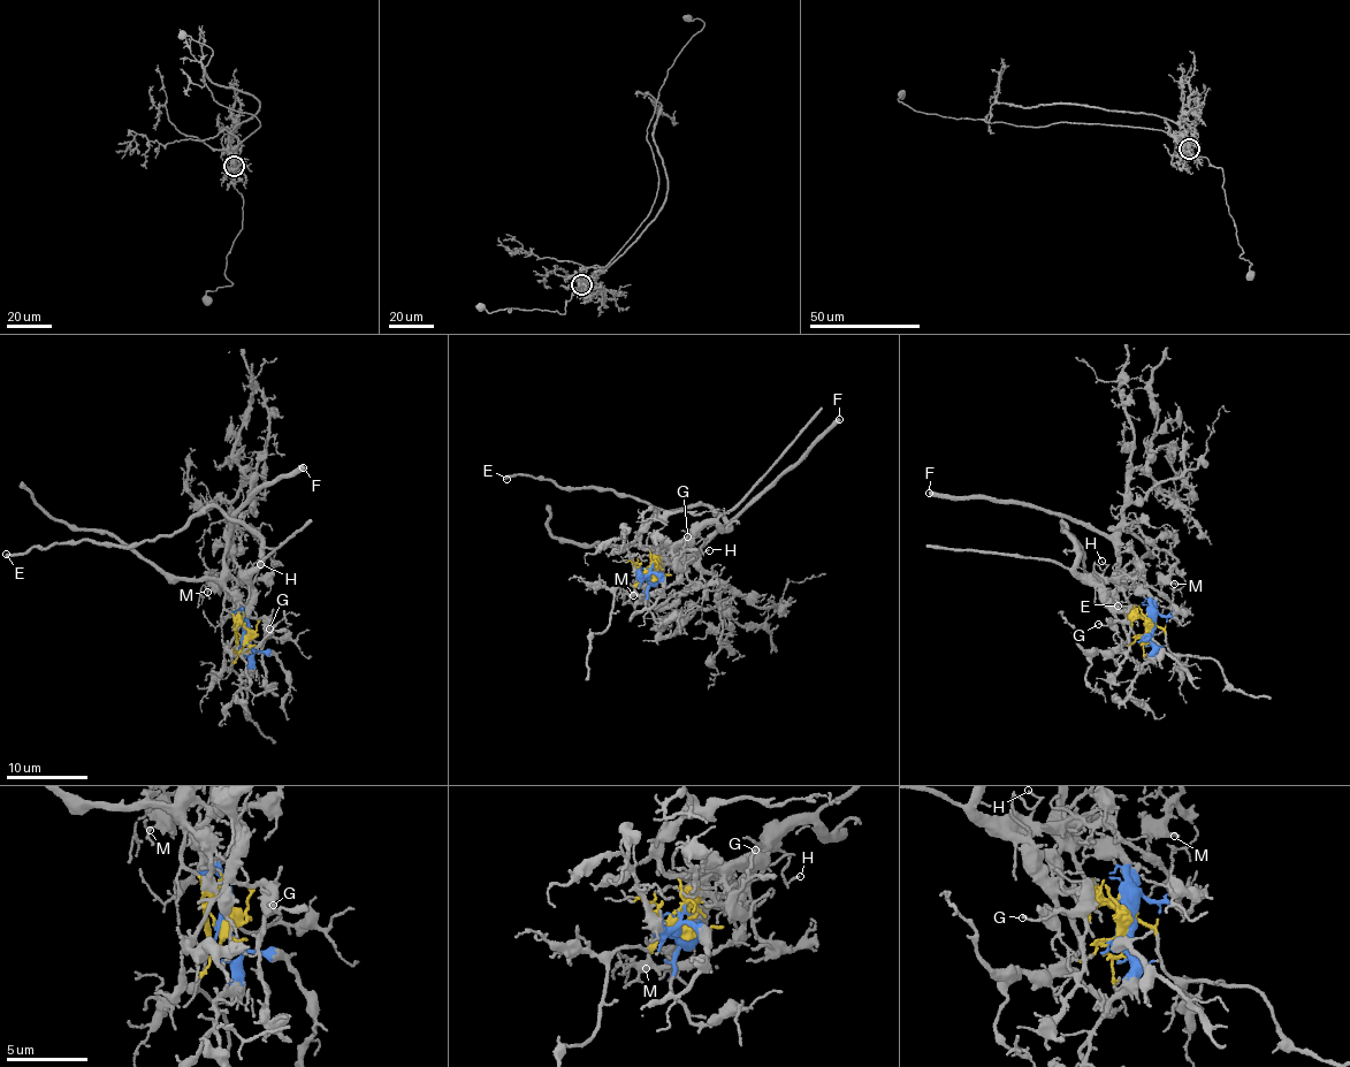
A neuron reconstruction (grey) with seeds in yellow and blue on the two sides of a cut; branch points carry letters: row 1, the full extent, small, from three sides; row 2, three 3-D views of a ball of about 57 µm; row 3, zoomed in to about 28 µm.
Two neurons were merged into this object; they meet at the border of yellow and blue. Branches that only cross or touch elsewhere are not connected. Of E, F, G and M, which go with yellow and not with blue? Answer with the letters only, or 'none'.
F, M

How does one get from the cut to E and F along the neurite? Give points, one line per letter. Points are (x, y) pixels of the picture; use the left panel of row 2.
E: (243, 639), (233, 595), (261, 564), (261, 545), (215, 508), (126, 547), (91, 540), (6, 554)
F: (243, 639), (224, 606), (226, 546), (230, 527), (237, 512), (260, 488), (304, 467)

